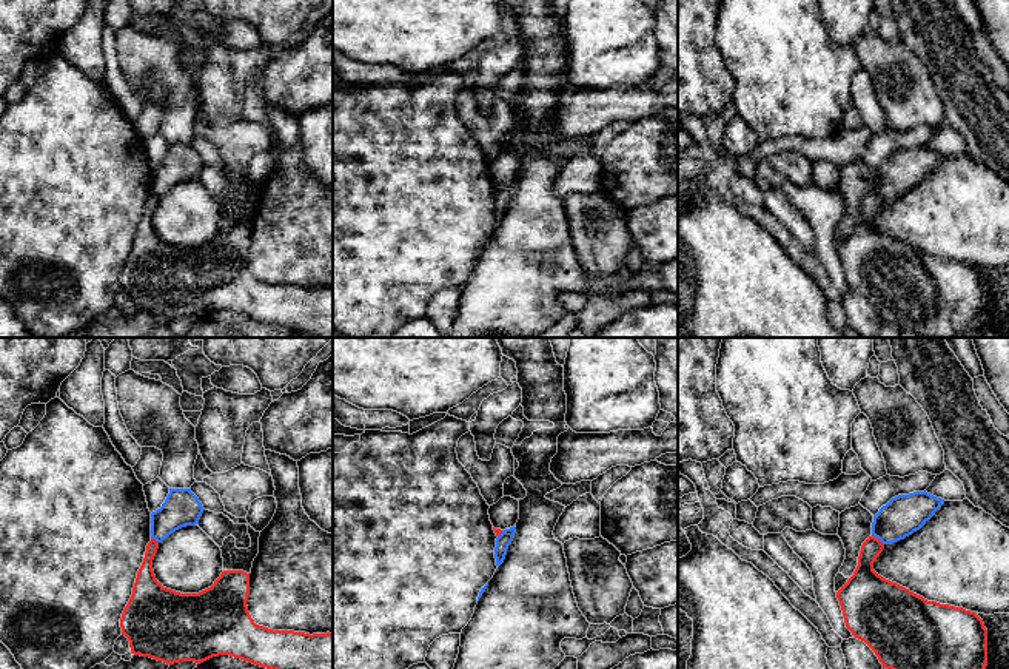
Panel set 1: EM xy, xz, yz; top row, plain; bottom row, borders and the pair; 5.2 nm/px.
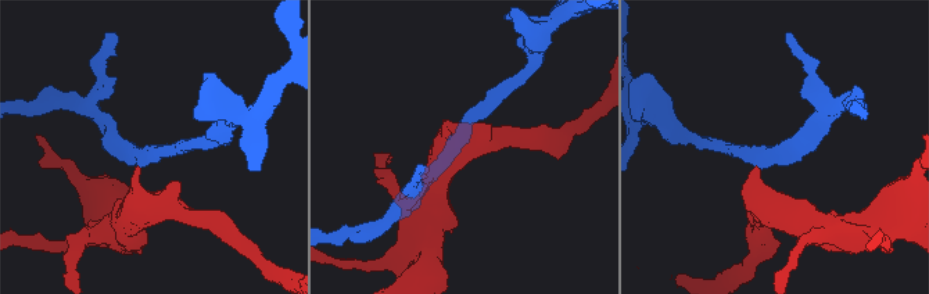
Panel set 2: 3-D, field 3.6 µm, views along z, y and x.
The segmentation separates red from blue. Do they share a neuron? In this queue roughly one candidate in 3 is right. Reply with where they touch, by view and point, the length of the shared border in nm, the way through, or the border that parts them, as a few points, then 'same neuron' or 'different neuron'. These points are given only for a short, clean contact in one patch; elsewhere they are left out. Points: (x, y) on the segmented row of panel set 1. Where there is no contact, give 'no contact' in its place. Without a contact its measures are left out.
meets red in yz at (878, 540); contact 90 nm long; border along yz (872, 534), (883, 544); different neuron

